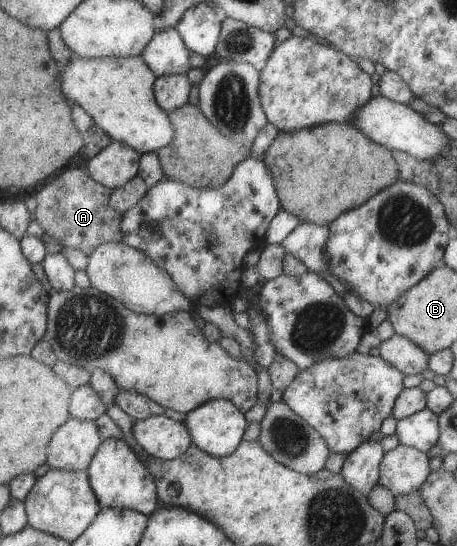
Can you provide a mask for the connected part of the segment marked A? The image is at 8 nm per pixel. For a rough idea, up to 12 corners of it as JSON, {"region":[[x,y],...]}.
{"region":[[68,168],[35,193],[34,218],[88,256],[121,241],[111,190]]}

